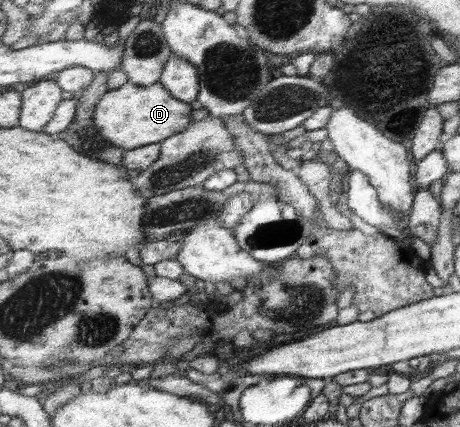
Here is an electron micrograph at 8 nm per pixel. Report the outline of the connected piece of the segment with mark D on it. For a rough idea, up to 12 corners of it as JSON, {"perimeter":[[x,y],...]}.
{"perimeter":[[127,81],[96,105],[100,136],[124,151],[195,120],[160,82]]}

